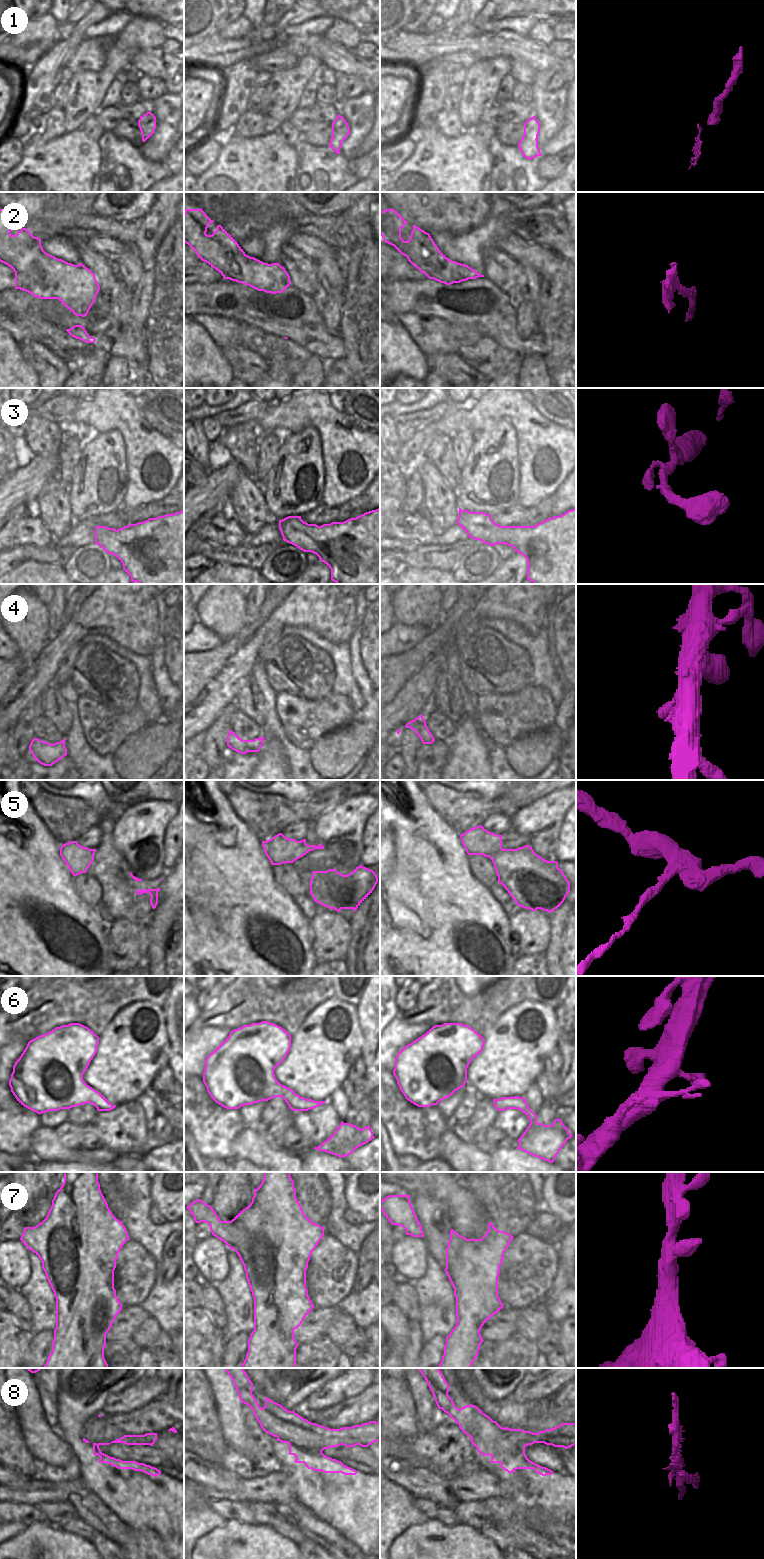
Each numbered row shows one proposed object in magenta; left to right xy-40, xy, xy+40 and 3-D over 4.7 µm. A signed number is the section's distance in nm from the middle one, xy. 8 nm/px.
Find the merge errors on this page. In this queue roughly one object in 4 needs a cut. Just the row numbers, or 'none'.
1, 2, 8.

